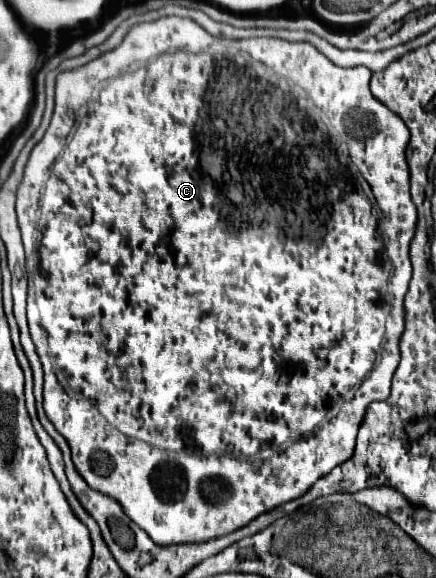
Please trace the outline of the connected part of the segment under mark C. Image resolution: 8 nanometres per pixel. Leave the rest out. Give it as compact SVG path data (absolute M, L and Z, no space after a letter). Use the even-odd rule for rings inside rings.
M199 30L199 46L195 50L207 48L209 52L185 52L181 48L179 50L173 48L173 52L171 52L169 48L165 50L165 42L157 42L157 46L153 46L153 38L149 38L149 48L139 50L139 52L133 50L133 58L129 56L131 46L129 46L129 50L125 46L123 48L119 46L115 52L107 52L101 58L97 58L97 60L93 60L93 62L89 62L81 68L61 72L57 76L57 82L55 82L55 112L53 112L51 124L49 124L45 136L41 138L41 142L31 150L29 162L25 166L25 176L23 176L21 186L17 190L17 216L19 216L19 228L21 234L23 234L23 246L25 256L27 256L27 274L33 282L37 306L39 306L39 312L41 312L41 318L39 318L39 314L31 314L31 316L27 316L27 321L31 339L36 346L44 371L44 410L47 412L49 420L53 422L53 426L57 428L57 432L69 442L73 464L75 464L77 472L85 478L85 482L91 488L113 496L123 506L125 514L139 528L143 528L155 544L161 544L161 546L183 544L183 542L205 542L209 538L229 534L229 532L249 524L259 514L269 512L269 510L273 510L273 508L277 508L277 506L281 506L289 500L303 496L309 490L309 486L313 486L313 482L317 482L321 476L331 472L341 462L349 460L349 456L353 454L353 448L355 448L355 438L357 438L357 430L359 430L359 424L363 420L365 408L371 402L381 402L389 396L391 378L393 378L395 368L399 366L399 338L401 338L401 332L403 332L403 312L405 312L403 310L403 298L407 294L409 280L411 280L409 244L415 236L417 210L415 210L415 204L411 202L409 166L405 162L405 148L409 144L409 130L401 122L401 118L397 118L397 114L393 114L387 106L383 106L379 100L373 98L373 94L369 90L369 78L371 78L369 70L365 66L357 66L357 68L335 66L331 60L327 60L323 54L317 52L317 48L313 48L307 42L287 42L287 40L277 40L277 38L263 38L261 40L261 54L251 52L249 56L237 54L237 50L233 50L231 46L223 46L223 44L219 46L219 44L221 44L219 38L207 36L203 30ZM347 156L353 158L355 164L357 164L352 174L349 170L349 164L347 164ZM201 162L215 162L215 180L201 166Z

